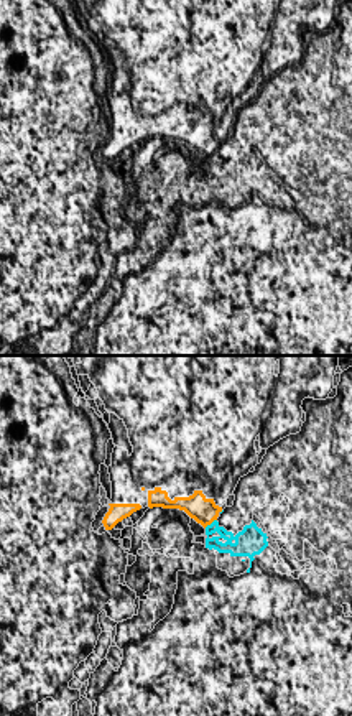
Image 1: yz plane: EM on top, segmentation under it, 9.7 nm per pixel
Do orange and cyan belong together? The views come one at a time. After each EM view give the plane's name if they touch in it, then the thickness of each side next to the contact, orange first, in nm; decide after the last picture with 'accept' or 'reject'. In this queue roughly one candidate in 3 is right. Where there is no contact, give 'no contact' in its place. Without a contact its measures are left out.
yz | 260/100 nm

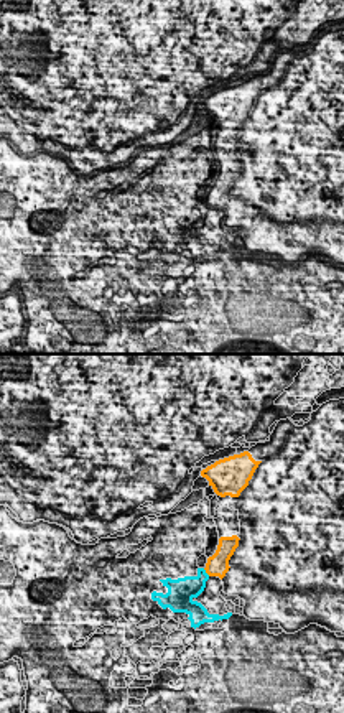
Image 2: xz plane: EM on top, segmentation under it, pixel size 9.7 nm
xz | 220/240 nm

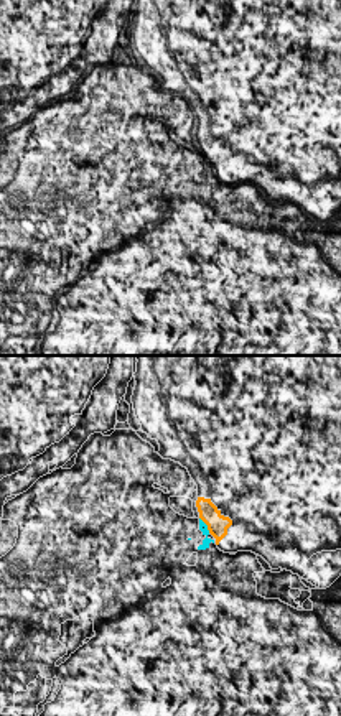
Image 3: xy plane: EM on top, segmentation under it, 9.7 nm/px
xy | 200/90 nm

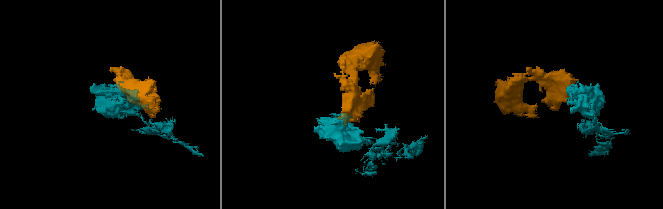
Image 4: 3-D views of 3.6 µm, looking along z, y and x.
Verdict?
reject

